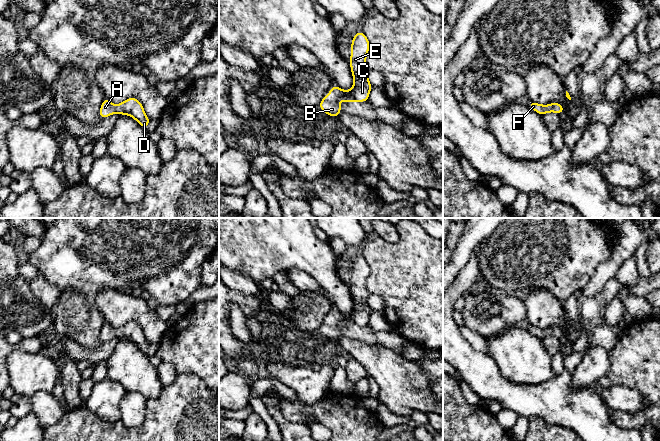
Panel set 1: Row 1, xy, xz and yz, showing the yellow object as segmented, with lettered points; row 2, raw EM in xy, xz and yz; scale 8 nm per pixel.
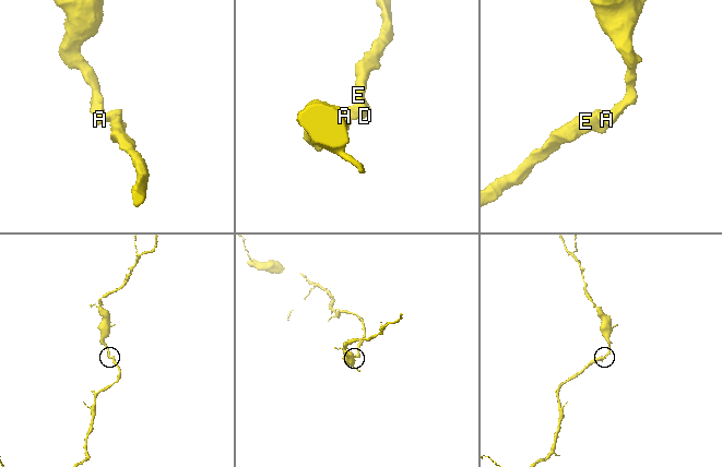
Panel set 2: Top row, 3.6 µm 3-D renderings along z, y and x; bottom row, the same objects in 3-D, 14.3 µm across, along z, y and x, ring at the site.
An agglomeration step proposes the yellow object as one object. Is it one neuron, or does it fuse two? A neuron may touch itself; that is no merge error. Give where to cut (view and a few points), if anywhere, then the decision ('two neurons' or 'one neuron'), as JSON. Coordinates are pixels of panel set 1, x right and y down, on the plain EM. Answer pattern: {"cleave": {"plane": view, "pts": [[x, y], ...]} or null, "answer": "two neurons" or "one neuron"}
{"cleave": null, "answer": "one neuron"}

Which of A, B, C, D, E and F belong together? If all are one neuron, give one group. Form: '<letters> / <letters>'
A B C D E F

